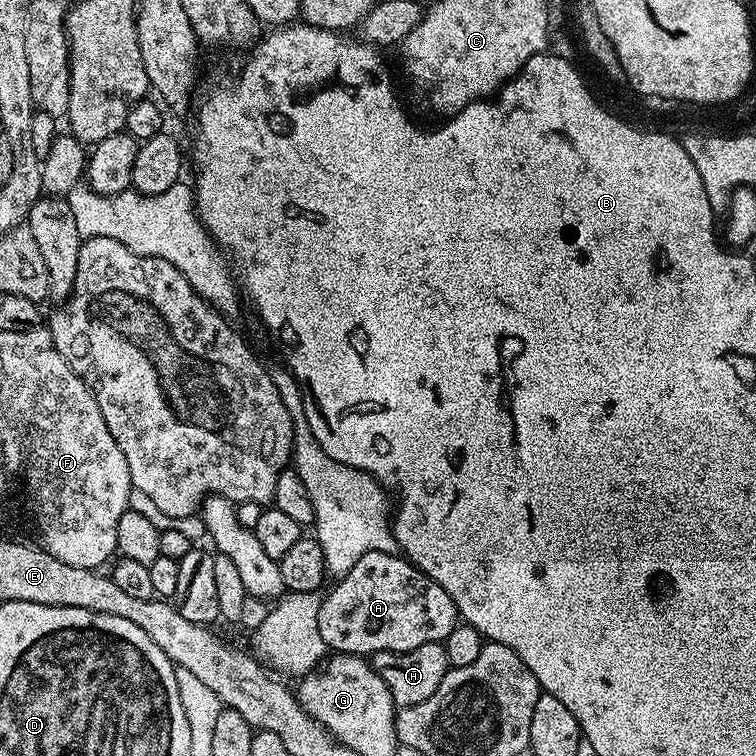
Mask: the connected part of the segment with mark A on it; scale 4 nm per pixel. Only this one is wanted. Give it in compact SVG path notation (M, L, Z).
M390 552L362 554L352 569L337 580L340 581L328 597L325 595L321 599L318 610L318 634L322 634L325 649L333 653L371 658L376 652L413 652L418 646L443 642L458 623L456 603L450 594L403 555Z

